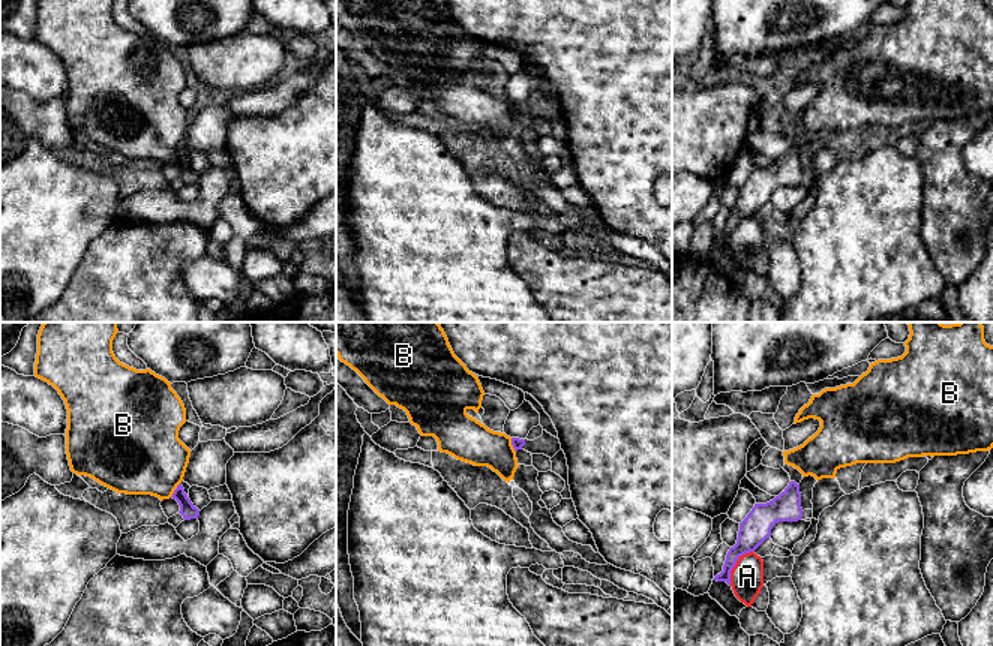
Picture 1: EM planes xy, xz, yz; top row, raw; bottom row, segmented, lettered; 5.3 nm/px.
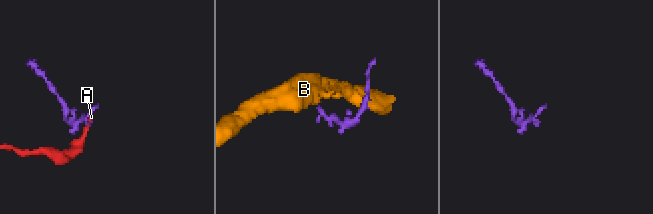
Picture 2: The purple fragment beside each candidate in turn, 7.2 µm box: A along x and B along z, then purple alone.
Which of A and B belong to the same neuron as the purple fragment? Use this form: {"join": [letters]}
{"join": ["B"]}

